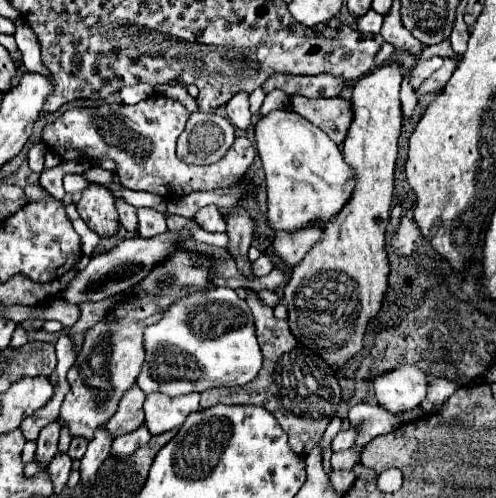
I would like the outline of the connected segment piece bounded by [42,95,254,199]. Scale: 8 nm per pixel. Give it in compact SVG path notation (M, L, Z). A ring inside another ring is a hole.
M152 95L136 105L100 105L94 109L68 109L62 113L54 123L48 123L44 127L44 143L50 145L50 149L62 157L62 161L88 161L88 159L112 159L116 163L116 175L120 183L126 189L134 191L148 191L154 195L160 195L164 199L170 197L184 197L194 191L212 191L218 187L234 185L244 179L248 167L254 161L254 147L246 137L238 137L238 143L232 143L228 153L214 165L188 165L176 157L176 139L180 137L190 113L188 109L176 101L168 99L164 95Z

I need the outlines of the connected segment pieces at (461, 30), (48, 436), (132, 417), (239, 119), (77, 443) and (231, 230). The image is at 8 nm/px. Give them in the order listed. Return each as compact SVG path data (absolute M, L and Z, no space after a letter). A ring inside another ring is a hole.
M458 11L458 17L456 17L456 23L454 23L454 31L450 35L450 43L452 43L452 49L462 55L466 51L466 43L468 43L468 27L462 19L462 11Z
M54 423L46 425L36 439L36 461L40 463L40 471L48 469L48 463L54 459L56 449L58 449L58 437L60 437L60 427Z
M136 385L126 391L126 395L122 397L122 401L118 405L118 411L106 423L106 431L112 437L120 437L122 433L130 433L132 429L138 429L144 423L144 411L142 411L144 397L146 397L144 391L138 389Z
M238 93L234 95L228 105L226 105L226 111L228 111L228 119L232 121L234 127L242 129L242 131L248 131L252 129L252 113L250 113L250 105L248 105L248 95L246 93Z
M74 437L72 443L70 443L70 449L68 449L70 459L80 459L80 457L84 455L86 447L88 447L88 441L86 441L86 439L82 439L82 437Z
M234 207L234 213L226 219L226 227L228 227L228 237L230 237L230 251L232 257L238 265L238 269L244 275L250 275L250 261L246 259L246 251L250 247L252 241L252 231L254 231L254 221L250 219L246 207Z

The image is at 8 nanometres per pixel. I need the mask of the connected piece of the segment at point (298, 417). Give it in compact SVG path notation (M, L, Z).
M246 291L246 303L252 309L254 325L256 325L256 337L260 343L260 349L264 353L264 365L254 381L250 385L238 387L238 389L208 389L200 395L200 407L208 409L212 405L224 403L224 405L238 405L238 403L252 403L262 405L266 411L270 411L280 427L290 437L290 447L298 455L308 455L320 441L322 433L326 431L332 417L336 417L336 407L340 403L340 385L326 361L322 361L316 353L306 347L302 347L294 335L288 329L286 321L280 321L274 317L272 309L266 307L254 291Z

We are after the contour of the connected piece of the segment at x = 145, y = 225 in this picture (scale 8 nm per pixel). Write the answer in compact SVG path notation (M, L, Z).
M138 209L138 219L140 219L138 225L140 237L156 237L168 229L164 215L154 209Z

